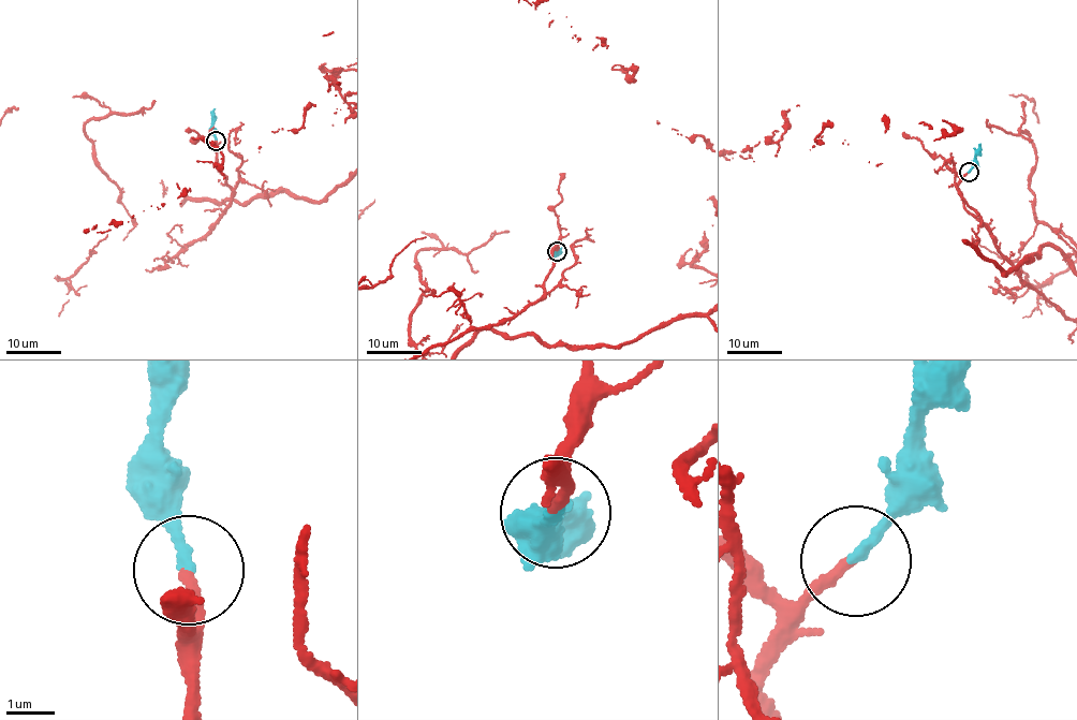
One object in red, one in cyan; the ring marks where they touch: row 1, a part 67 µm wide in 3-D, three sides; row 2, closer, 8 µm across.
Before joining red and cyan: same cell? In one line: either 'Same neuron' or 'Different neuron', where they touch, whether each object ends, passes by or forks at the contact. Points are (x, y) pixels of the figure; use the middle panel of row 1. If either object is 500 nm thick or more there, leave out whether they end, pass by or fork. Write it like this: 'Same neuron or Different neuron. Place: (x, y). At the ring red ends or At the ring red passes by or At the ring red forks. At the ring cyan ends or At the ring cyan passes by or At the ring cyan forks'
Same neuron. Place: (557, 251). At the ring red ends. At the ring cyan ends

